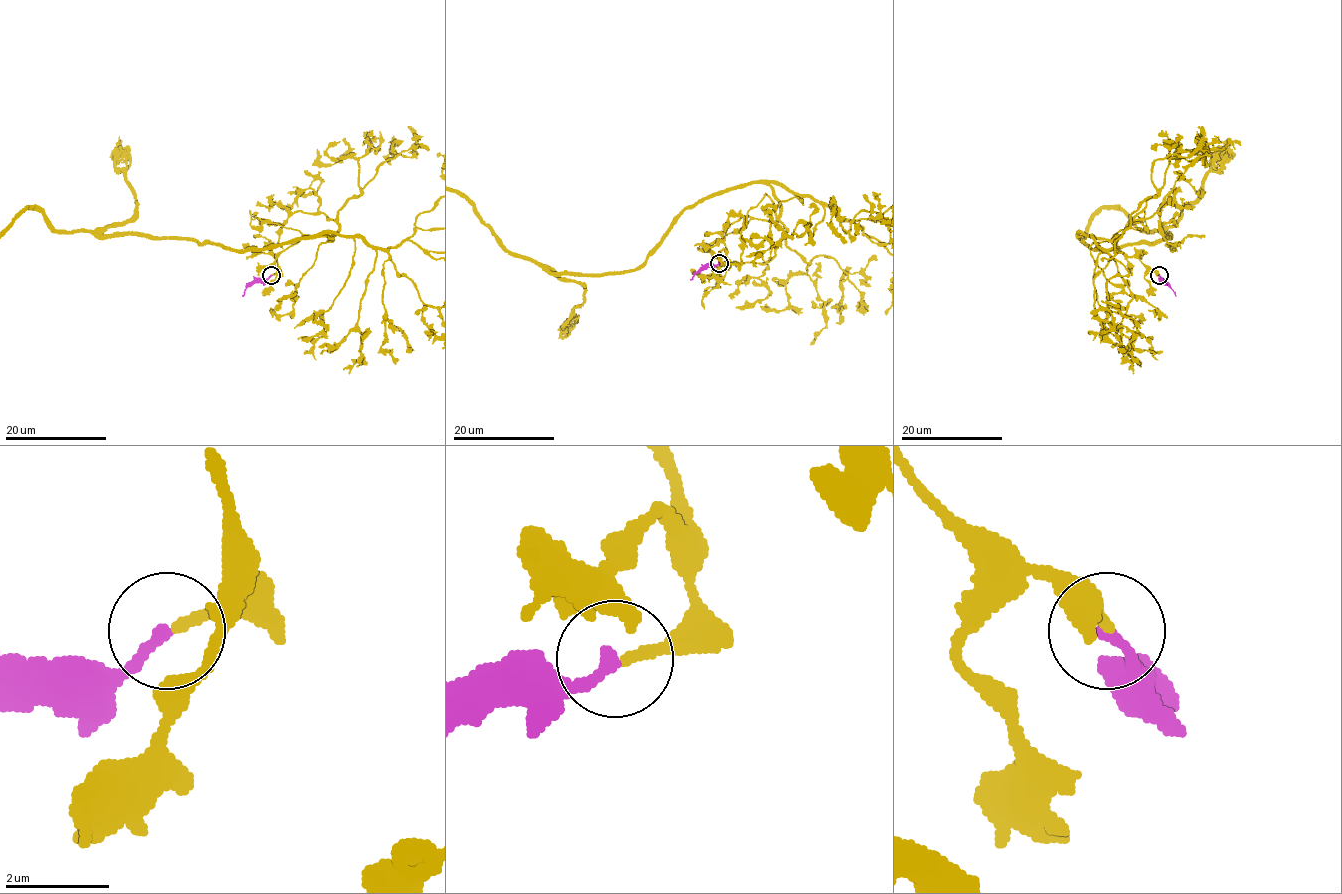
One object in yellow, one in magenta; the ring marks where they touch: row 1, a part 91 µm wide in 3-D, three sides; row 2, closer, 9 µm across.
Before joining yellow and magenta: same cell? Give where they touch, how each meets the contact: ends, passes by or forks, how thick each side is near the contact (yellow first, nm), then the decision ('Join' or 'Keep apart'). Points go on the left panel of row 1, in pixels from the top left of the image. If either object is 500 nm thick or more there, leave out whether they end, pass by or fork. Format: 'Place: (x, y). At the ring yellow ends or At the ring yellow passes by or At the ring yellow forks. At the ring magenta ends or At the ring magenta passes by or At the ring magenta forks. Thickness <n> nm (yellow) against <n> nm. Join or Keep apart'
Place: (271, 275). At the ring yellow ends. At the ring magenta ends. Thickness 200 nm (yellow) against 240 nm. Join

